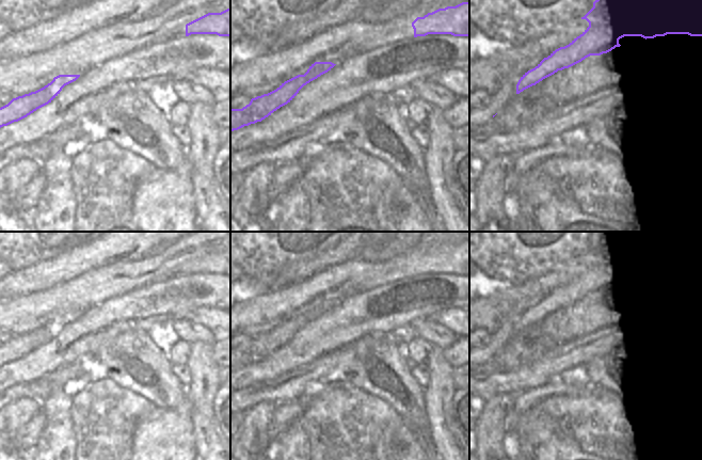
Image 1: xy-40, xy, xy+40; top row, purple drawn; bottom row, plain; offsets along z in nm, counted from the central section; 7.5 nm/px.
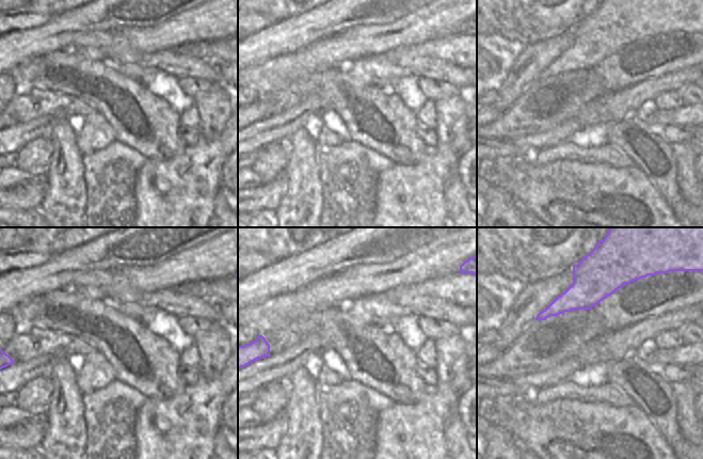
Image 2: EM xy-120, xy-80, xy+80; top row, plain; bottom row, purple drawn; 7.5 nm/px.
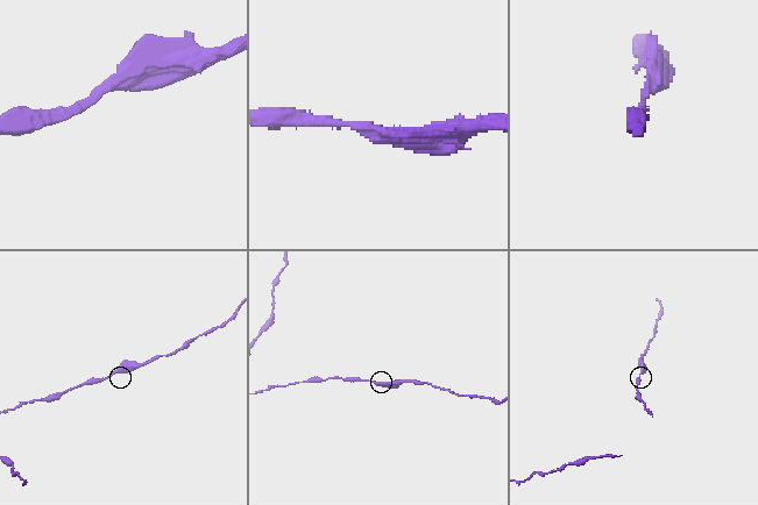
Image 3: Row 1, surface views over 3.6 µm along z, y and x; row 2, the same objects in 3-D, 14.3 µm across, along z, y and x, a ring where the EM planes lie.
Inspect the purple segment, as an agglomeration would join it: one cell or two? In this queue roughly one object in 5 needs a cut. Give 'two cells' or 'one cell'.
one cell

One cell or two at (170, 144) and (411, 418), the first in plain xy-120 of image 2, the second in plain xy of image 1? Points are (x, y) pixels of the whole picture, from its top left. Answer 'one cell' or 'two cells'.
one cell

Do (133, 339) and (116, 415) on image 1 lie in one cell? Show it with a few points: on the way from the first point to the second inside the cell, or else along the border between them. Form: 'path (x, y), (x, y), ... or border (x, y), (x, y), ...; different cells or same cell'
border (107, 377), (118, 385), (146, 398); different cells

